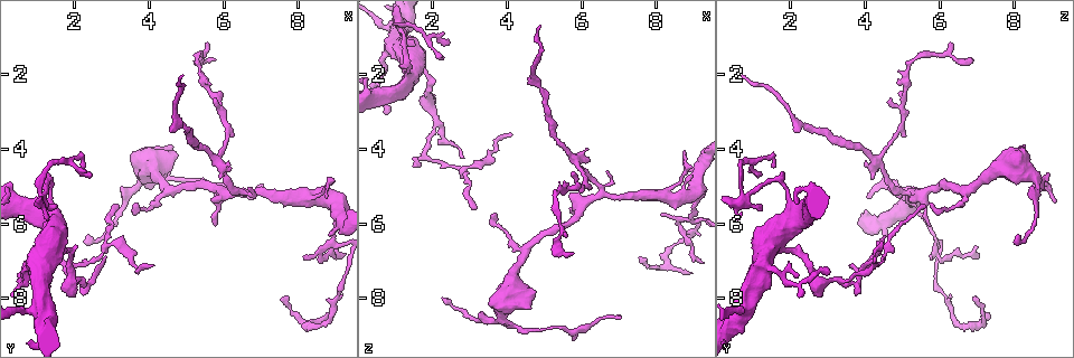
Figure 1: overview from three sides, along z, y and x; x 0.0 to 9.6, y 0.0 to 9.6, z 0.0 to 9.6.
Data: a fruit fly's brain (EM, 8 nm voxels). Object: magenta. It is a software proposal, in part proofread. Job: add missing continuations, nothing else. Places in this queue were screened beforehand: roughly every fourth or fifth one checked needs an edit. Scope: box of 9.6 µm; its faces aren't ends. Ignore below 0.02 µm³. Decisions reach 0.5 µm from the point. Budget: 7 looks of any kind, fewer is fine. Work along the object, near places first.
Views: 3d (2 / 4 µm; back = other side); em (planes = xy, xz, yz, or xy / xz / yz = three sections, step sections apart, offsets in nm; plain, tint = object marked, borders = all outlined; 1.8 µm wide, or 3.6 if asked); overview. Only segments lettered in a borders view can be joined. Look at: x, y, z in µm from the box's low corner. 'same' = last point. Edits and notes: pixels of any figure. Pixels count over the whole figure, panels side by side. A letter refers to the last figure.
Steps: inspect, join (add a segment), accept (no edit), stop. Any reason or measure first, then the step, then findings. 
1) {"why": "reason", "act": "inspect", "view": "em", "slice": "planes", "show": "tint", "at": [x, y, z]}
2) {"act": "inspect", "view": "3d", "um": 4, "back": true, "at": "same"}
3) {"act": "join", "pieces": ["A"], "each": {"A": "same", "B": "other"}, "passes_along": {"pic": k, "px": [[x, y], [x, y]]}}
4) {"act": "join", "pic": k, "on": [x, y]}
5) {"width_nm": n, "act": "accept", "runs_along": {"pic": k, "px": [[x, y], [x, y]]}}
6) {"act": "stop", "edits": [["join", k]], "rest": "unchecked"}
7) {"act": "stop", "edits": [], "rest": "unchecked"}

{"why": "thin end", "act": "inspect", "view": "3d", "um": 2, "back": true, "at": [1.50, 5.50, 1.20]}

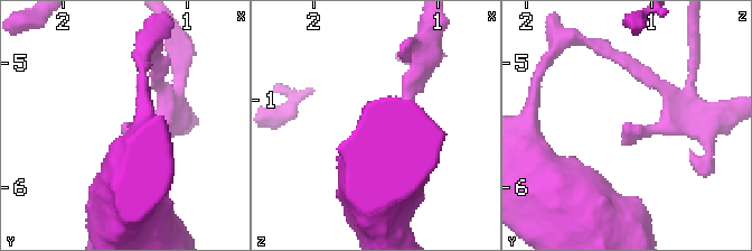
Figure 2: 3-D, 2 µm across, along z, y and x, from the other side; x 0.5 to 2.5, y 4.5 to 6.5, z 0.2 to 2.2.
{"act": "inspect", "view": "em", "slice": "planes", "show": "borders", "at": [1.52, 5.50, 1.22]}

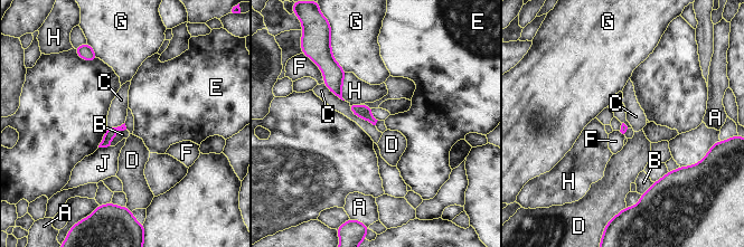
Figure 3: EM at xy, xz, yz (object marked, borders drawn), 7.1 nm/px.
{"longest_contact_nm": ["C", 260], "act": "accept", "each": {"A": "other", "B": "other", "C": "other", "D": "other", "E": "other", "F": "other", "G": "other", "H": "other", "J": "other"}, "border": {"pic": 3, "px": [[347, 104], [356, 115], [375, 125]]}, "found": "no lettered segment goes on from it"}

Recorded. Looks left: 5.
{"why": "tapers out", "act": "inspect", "view": "em", "slice": "planes", "show": "borders", "at": [0.75, 7.35, 3.05]}

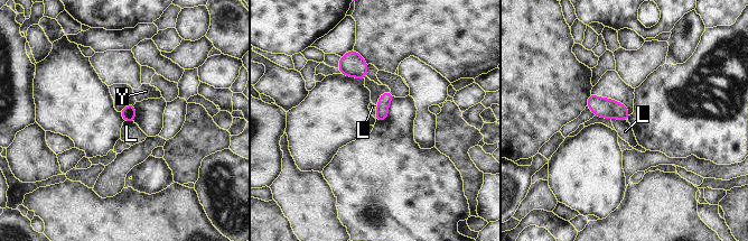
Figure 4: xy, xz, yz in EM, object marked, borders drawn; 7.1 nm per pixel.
{"width_nm": 100, "act": "accept", "each": {"L": "other", "Y": "other"}, "border": {"pic": 4, "px": [[610, 118], [615, 117], [626, 121]]}, "found": "no lettered segment goes on from it"}

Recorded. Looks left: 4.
{"why": "arms part here", "act": "inspect", "view": "em", "slice": "planes", "show": "tint", "at": [8.95, 6.45, 5.90]}

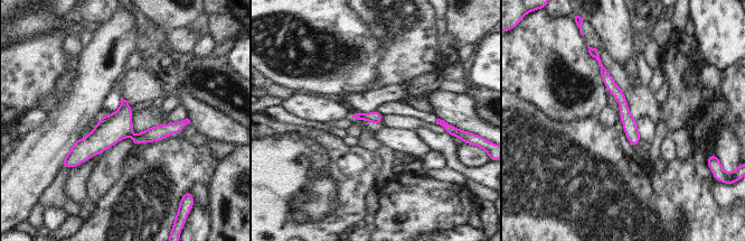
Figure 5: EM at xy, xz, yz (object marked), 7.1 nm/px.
{"act": "inspect", "view": "em", "slice": "planes", "show": "borders", "at": "same"}

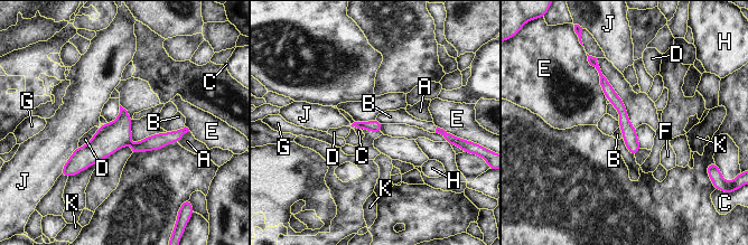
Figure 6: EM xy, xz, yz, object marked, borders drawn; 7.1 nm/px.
{"width_nm": 90, "act": "accept", "each": {"A": "other", "B": "other", "C": "other", "D": "other", "E": "other", "F": "other", "G": "other", "H": "other", "J": "other", "K": "other"}, "found": "no lettered segment goes on from it"}

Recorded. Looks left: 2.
{"act": "stop", "edits": [], "rest": "unchecked"}

